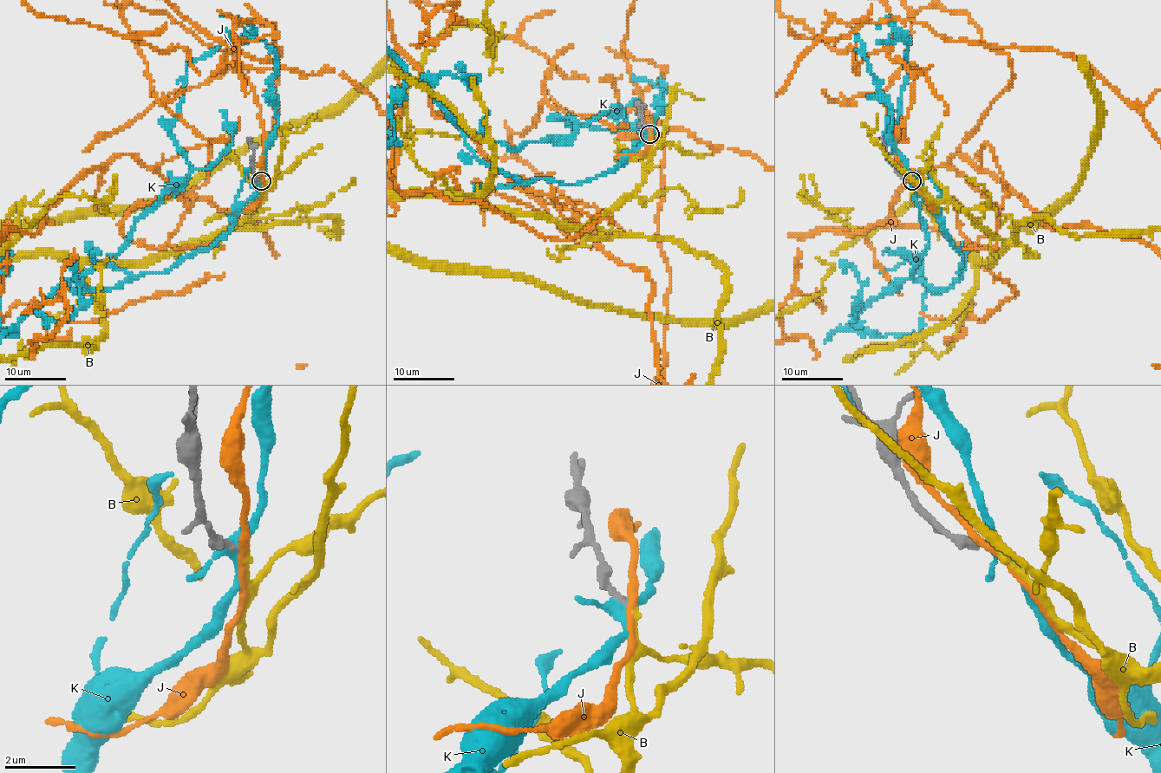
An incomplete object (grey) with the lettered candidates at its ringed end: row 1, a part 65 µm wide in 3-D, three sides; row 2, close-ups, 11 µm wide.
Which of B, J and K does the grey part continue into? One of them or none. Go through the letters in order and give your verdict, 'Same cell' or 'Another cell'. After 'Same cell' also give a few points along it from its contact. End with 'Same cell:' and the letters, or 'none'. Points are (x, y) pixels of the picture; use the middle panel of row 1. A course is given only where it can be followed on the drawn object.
B: Same cell
J: Another cell
K: Another cell
Same cell: B

